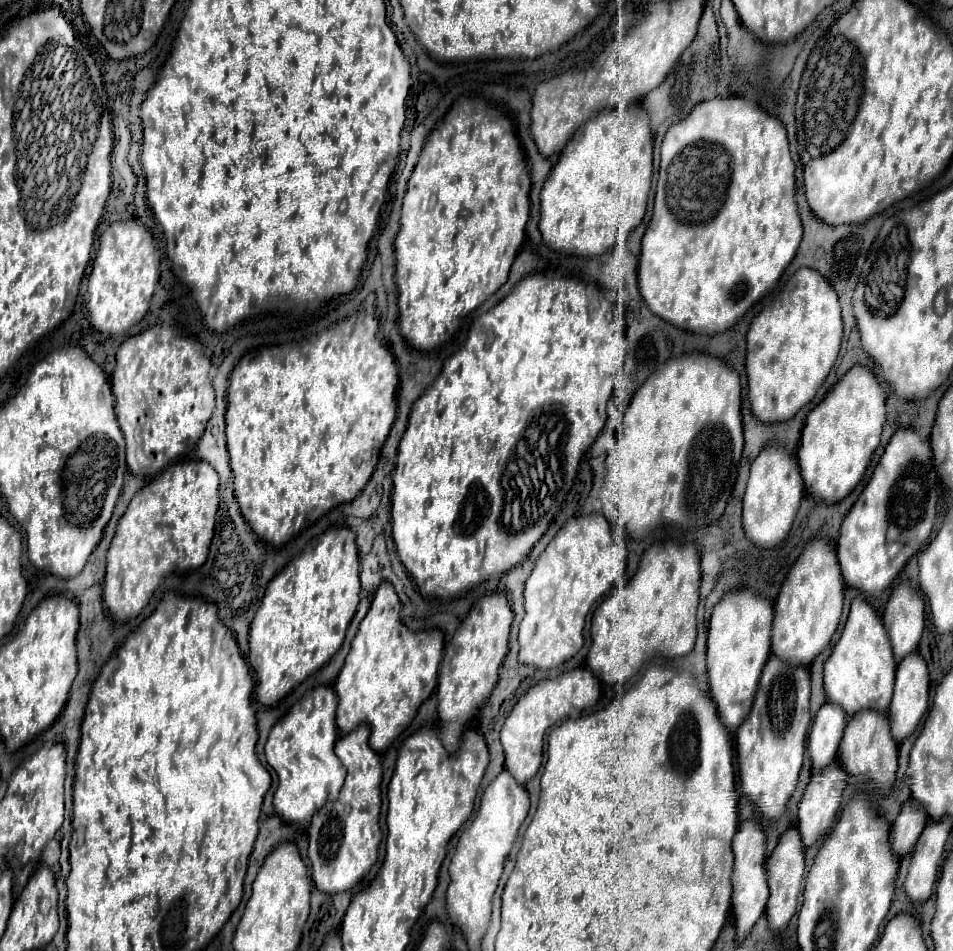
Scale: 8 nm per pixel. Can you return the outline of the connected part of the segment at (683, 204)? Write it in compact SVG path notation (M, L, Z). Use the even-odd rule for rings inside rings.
M714 97L698 103L692 113L668 127L666 137L660 147L660 173L654 197L654 211L648 223L648 229L642 237L640 249L640 265L638 265L638 291L646 303L646 307L660 319L688 331L714 335L730 329L762 295L766 295L780 279L782 271L790 265L796 255L796 249L802 239L802 223L798 217L796 195L794 195L794 161L790 157L786 129L780 119L768 115L760 105L746 97Z

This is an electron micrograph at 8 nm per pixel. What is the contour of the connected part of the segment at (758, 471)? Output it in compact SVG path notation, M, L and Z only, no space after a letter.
M766 445L750 465L750 477L742 501L742 525L746 537L760 547L778 545L792 527L802 495L804 483L796 459L780 445Z

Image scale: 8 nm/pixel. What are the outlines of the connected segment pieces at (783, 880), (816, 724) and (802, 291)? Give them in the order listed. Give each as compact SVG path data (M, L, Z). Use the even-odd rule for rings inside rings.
M788 829L786 833L780 835L776 849L772 855L766 859L766 873L768 873L768 889L770 889L770 899L766 903L766 917L768 917L768 927L772 931L782 931L792 915L796 913L798 905L798 895L802 893L802 879L804 879L804 845L800 843L800 833L798 829Z
M826 701L814 715L812 729L808 735L808 753L814 769L824 769L830 761L834 761L844 727L844 709Z
M798 269L772 307L764 307L746 335L746 375L752 413L762 423L790 421L810 403L830 373L842 343L842 317L836 291L814 269Z

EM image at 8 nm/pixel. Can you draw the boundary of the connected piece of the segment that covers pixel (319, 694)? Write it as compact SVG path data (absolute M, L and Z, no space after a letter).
M318 685L312 691L308 691L288 713L282 717L270 731L270 737L266 741L264 753L268 765L278 773L280 785L274 793L274 809L276 813L288 821L288 823L302 823L308 825L314 811L318 811L326 801L334 801L338 797L338 791L346 779L346 769L342 767L340 759L334 755L334 743L338 739L338 727L336 727L336 707L338 699L332 689L332 685Z

